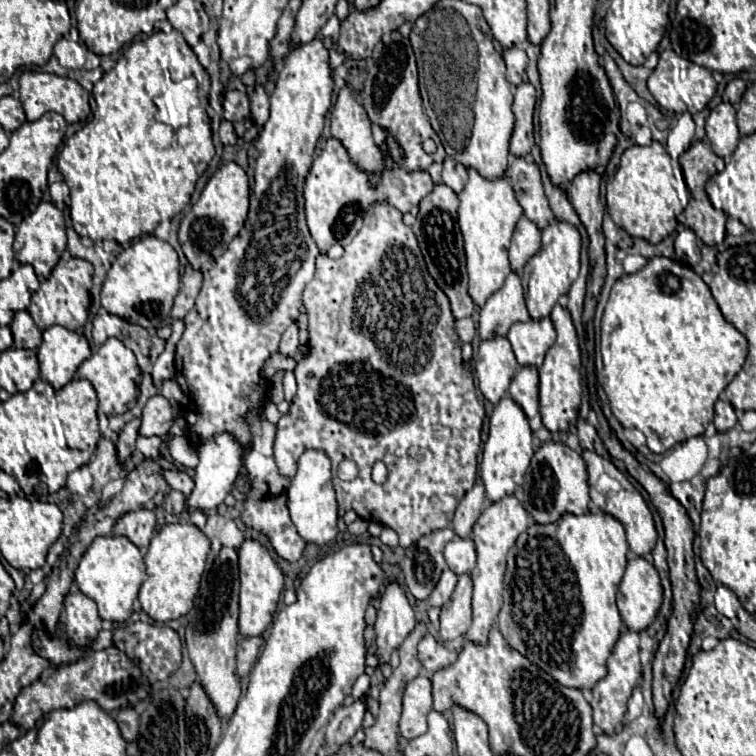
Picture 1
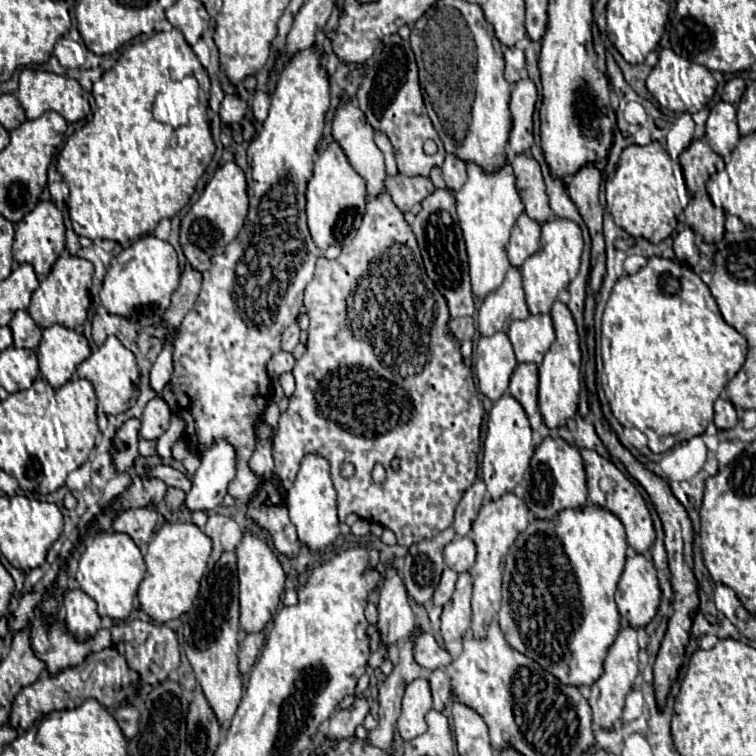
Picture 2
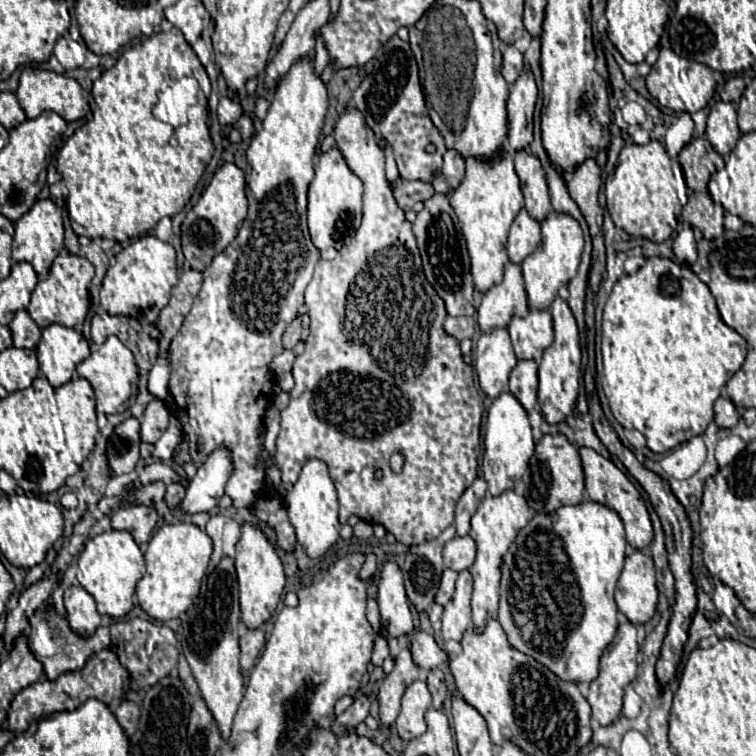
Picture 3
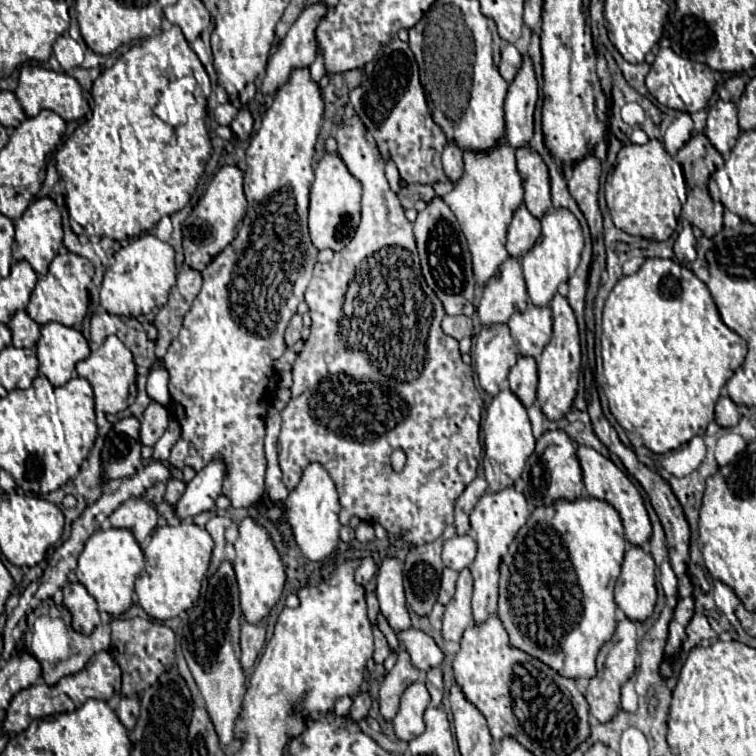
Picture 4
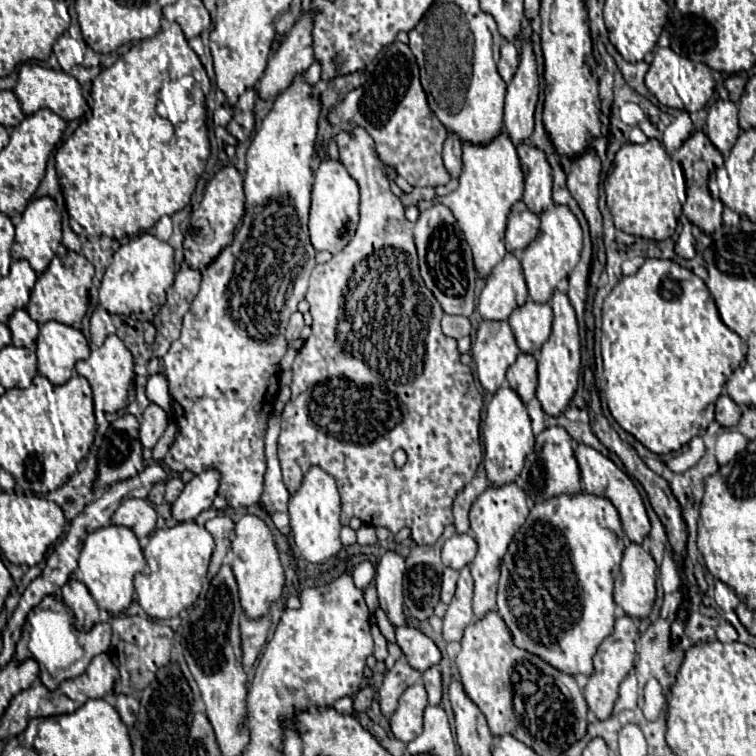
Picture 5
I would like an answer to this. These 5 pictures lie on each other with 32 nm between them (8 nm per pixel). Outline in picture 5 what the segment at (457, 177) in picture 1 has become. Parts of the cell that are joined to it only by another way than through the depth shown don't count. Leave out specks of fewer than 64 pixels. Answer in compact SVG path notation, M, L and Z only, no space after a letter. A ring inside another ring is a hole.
M448 132L446 142L444 142L444 150L442 150L442 158L444 158L444 166L448 168L452 178L458 178L460 164L462 164L462 144L460 144L460 138L456 132Z

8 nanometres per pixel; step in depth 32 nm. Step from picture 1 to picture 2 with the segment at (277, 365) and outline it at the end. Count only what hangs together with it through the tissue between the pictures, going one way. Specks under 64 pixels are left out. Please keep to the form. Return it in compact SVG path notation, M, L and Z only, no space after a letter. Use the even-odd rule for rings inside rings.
M278 352L276 356L272 356L270 364L268 364L268 374L270 376L280 376L284 372L291 372L295 364L295 358L288 352Z

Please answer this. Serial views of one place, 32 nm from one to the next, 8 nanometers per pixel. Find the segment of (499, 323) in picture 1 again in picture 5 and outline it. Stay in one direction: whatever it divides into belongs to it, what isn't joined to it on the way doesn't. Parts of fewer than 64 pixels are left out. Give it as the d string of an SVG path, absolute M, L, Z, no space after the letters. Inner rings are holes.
M508 252L486 276L478 300L478 312L484 320L506 320L516 308L528 300L528 288L522 274L522 266L516 254Z

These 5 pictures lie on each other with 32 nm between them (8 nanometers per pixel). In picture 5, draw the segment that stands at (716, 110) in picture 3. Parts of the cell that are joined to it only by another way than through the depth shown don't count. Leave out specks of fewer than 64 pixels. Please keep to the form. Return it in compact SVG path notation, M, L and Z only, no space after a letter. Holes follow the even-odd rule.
M716 100L708 108L708 118L706 118L706 134L712 140L712 144L722 152L726 158L732 144L736 142L740 128L738 128L738 112L734 102L726 100Z

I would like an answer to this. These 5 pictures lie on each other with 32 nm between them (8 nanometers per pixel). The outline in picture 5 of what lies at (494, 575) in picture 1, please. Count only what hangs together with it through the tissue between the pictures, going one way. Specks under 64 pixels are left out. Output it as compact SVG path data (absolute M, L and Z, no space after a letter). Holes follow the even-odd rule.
M502 484L486 488L470 508L470 536L478 544L478 554L470 564L472 578L474 578L474 614L480 618L484 612L496 610L496 588L500 578L500 562L512 542L512 536L524 524L528 516L528 502L526 492L516 484Z

